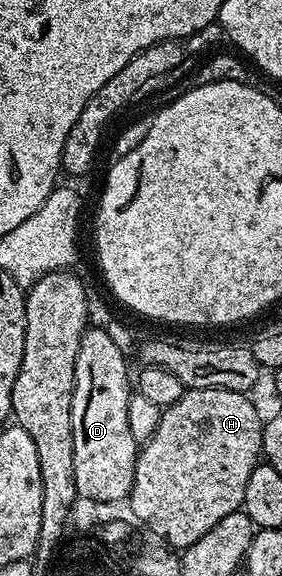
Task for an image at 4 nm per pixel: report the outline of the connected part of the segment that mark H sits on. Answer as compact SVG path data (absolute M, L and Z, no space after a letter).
M225 389L187 390L182 395L182 399L178 399L178 403L167 406L161 412L158 431L154 431L154 435L145 445L139 446L136 454L136 466L134 467L134 483L130 494L132 513L146 528L153 529L161 537L159 538L161 542L167 543L166 541L169 541L173 545L169 545L173 550L183 551L190 548L194 543L198 543L198 539L202 539L202 535L206 535L206 531L210 531L210 527L216 526L222 519L226 519L226 515L237 512L243 506L246 482L250 479L250 471L254 471L254 467L261 464L264 447L262 416L260 417L255 403L250 398L251 396L248 393L226 391Z

